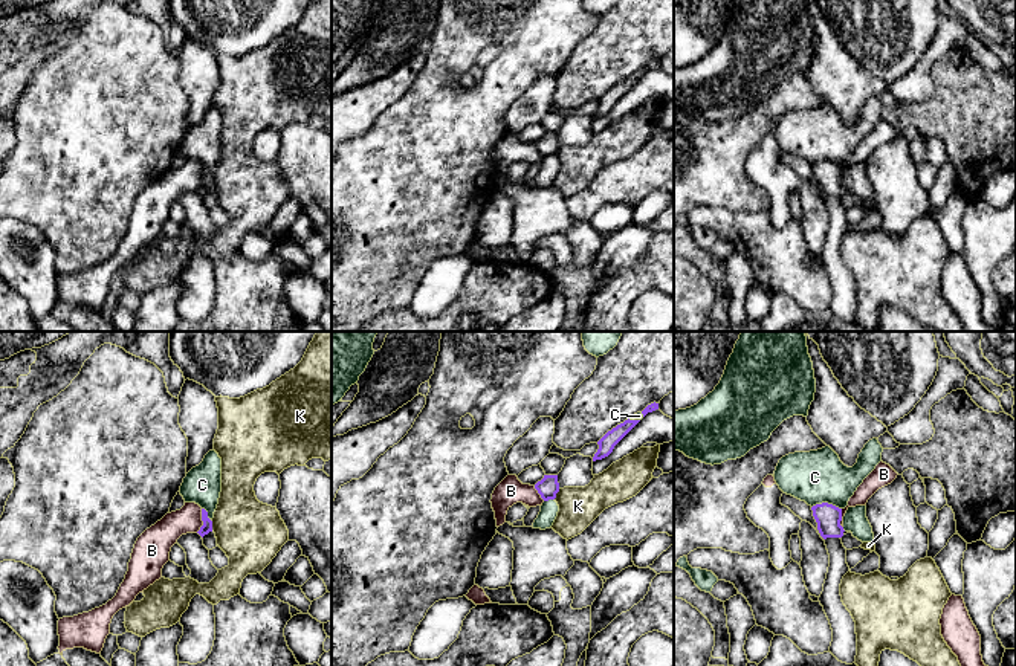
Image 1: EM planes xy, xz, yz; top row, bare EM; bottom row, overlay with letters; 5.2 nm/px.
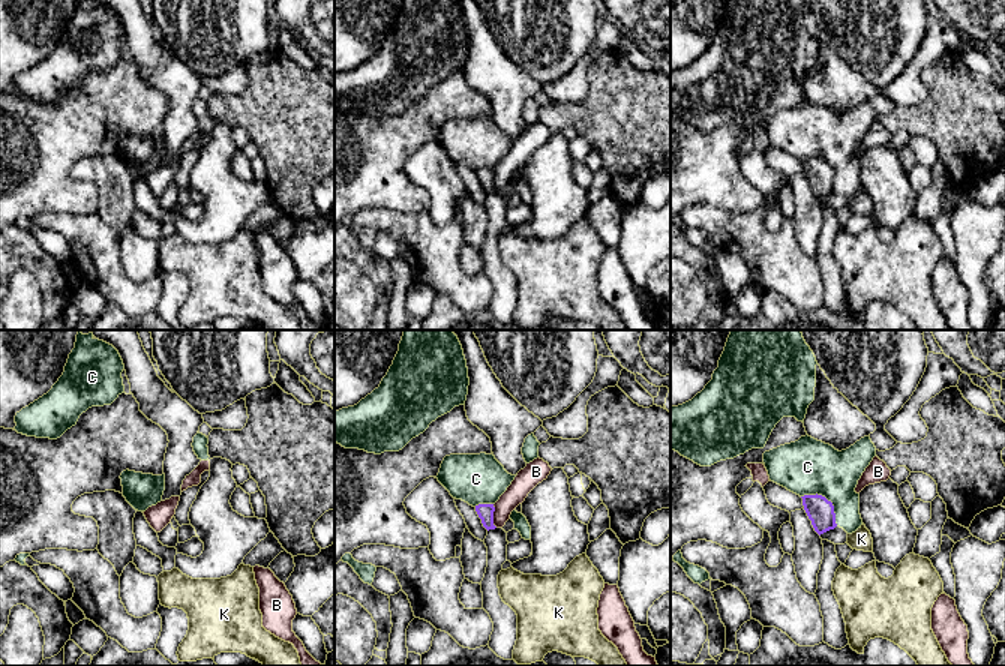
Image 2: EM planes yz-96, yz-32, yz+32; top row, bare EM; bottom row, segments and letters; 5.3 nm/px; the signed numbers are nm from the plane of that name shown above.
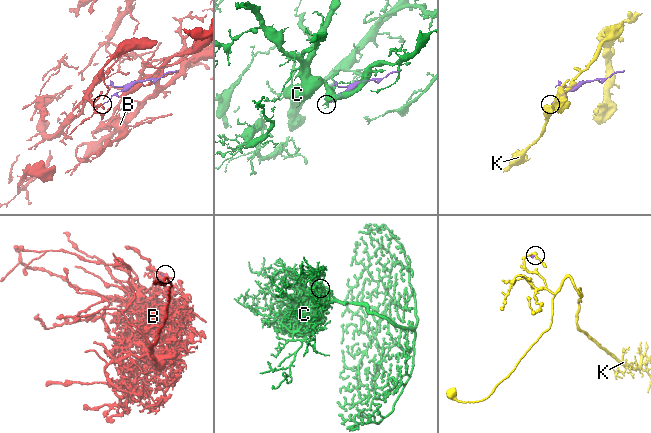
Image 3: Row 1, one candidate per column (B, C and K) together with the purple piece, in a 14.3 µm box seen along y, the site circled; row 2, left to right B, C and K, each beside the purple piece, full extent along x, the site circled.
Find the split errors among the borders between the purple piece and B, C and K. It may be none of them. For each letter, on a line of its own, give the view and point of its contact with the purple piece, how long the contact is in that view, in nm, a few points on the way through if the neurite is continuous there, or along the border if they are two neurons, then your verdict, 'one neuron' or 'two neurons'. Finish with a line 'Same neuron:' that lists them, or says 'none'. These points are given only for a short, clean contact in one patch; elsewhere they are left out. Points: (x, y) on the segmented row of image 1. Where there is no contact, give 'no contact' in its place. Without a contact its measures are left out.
B: meets purple in xy at (202, 520); contact 130 nm long; border along xy (202, 509), (202, 526), (196, 532); two neurons
C: meets purple in yz at (827, 503); contact 160 nm long; two neurons
K: meets purple in xy at (211, 526); contact 60 nm long; border along xy (211, 521), (213, 530); two neurons
Same neuron: none

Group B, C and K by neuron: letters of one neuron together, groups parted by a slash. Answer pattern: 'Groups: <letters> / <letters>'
Groups: B / C / K

